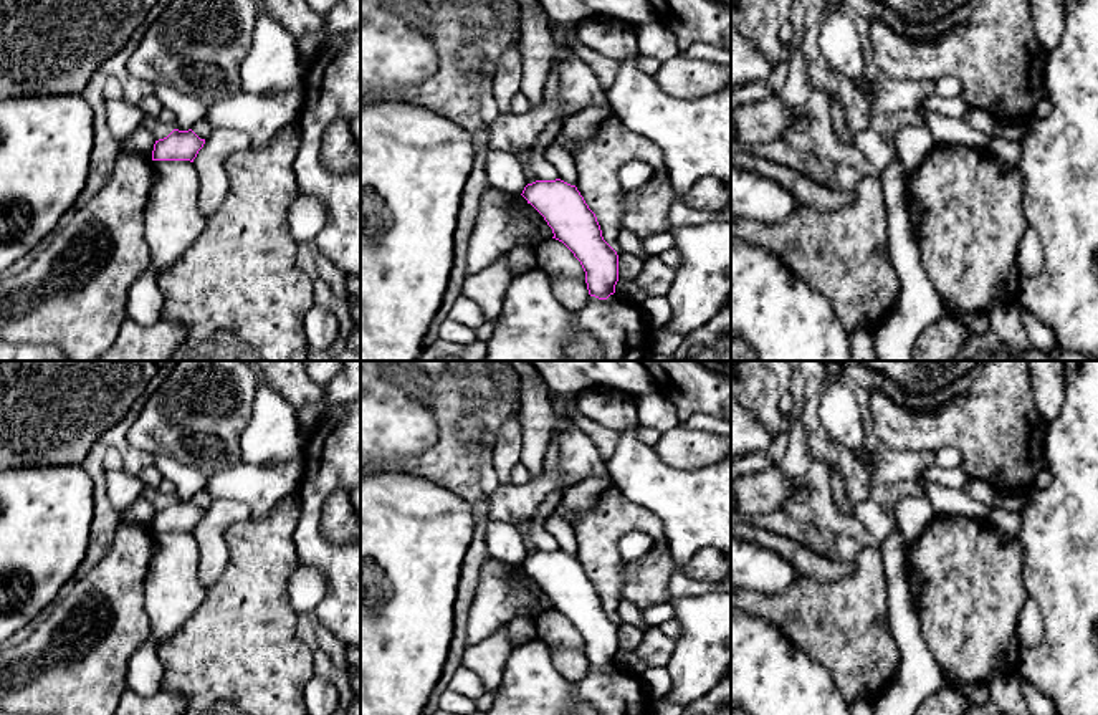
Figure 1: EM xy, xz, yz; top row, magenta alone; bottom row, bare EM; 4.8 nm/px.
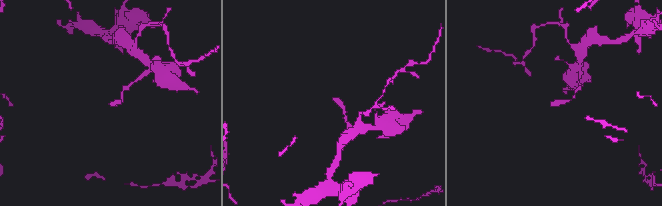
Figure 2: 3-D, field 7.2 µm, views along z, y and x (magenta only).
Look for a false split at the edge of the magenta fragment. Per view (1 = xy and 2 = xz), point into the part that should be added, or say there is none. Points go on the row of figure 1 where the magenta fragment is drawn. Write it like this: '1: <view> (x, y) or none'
1: none
2: none

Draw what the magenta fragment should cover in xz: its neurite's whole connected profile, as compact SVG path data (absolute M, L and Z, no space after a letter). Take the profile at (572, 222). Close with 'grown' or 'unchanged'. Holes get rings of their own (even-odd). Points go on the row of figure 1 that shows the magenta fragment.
M561 179L536 180L521 194L580 262L590 296L607 300L618 281L618 255L604 240L595 214L575 185Z; unchanged

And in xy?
M174 129L167 137L155 141L152 161L190 161L197 157L205 139L200 139L192 129Z; unchanged

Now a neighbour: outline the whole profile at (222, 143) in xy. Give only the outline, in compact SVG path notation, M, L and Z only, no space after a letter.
M227 127L215 129L205 139L203 147L193 159L200 180L198 205L205 215L217 212L230 190L230 180L225 170L227 159L250 146L251 141L245 132Z

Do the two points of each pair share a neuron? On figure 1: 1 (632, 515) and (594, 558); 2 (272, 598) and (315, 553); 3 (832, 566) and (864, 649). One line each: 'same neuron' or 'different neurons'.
1: same neuron
2: different neurons
3: different neurons

